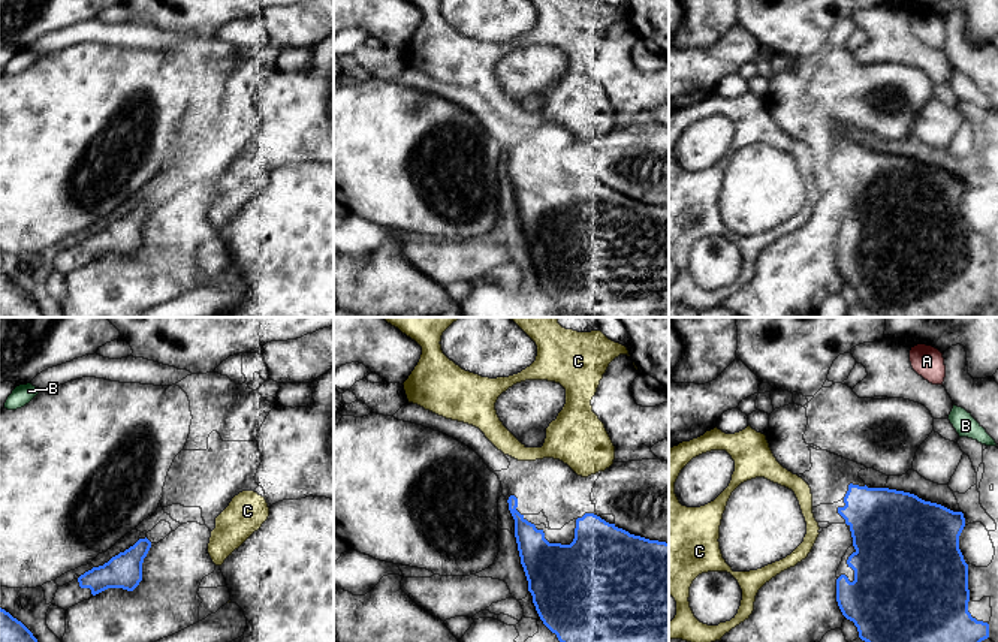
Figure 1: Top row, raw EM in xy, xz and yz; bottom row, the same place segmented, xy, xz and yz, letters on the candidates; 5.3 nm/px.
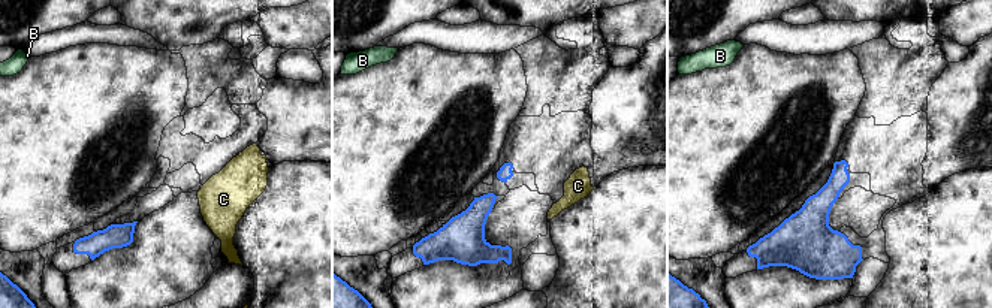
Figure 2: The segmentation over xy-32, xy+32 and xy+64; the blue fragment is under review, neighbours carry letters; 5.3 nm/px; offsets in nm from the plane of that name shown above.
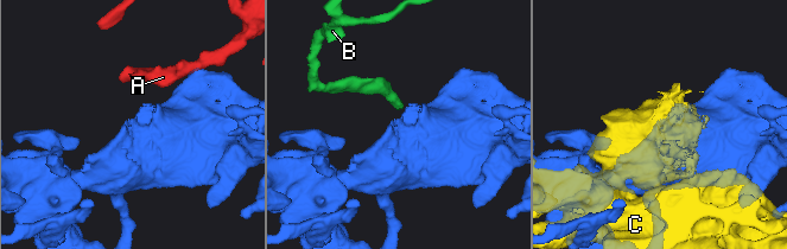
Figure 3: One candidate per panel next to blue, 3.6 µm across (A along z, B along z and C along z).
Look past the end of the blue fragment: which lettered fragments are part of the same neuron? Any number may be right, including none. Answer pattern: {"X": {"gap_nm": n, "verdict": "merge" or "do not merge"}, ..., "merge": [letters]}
{"A": {"gap_nm": 600, "verdict": "do not merge"}, "B": {"gap_nm": 380, "verdict": "do not merge"}, "C": {"gap_nm": 130, "verdict": "do not merge"}, "merge": []}

